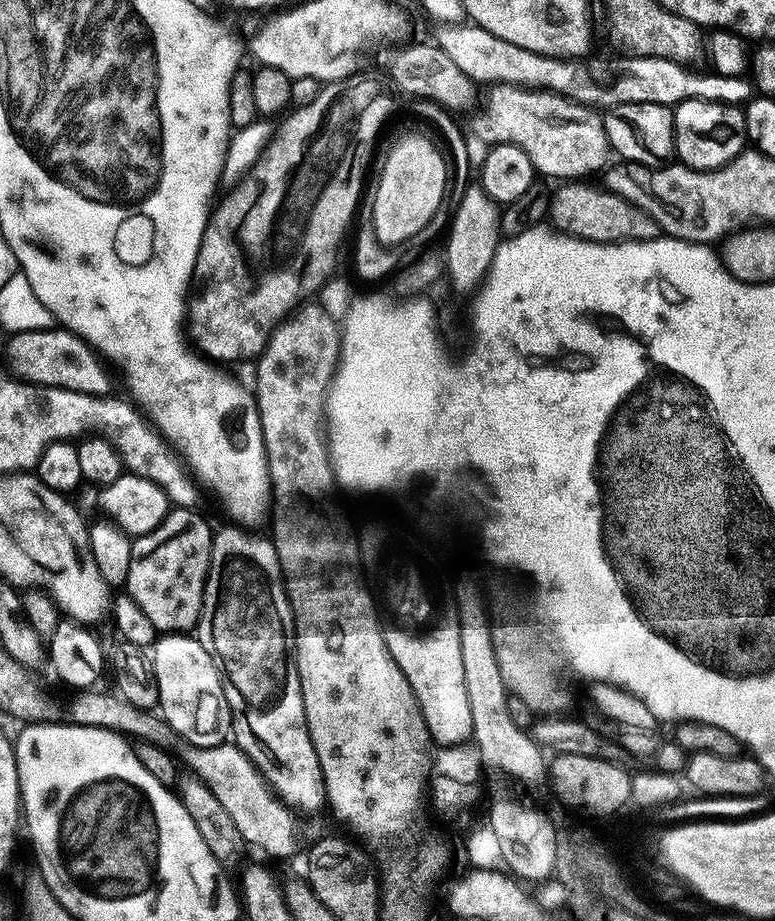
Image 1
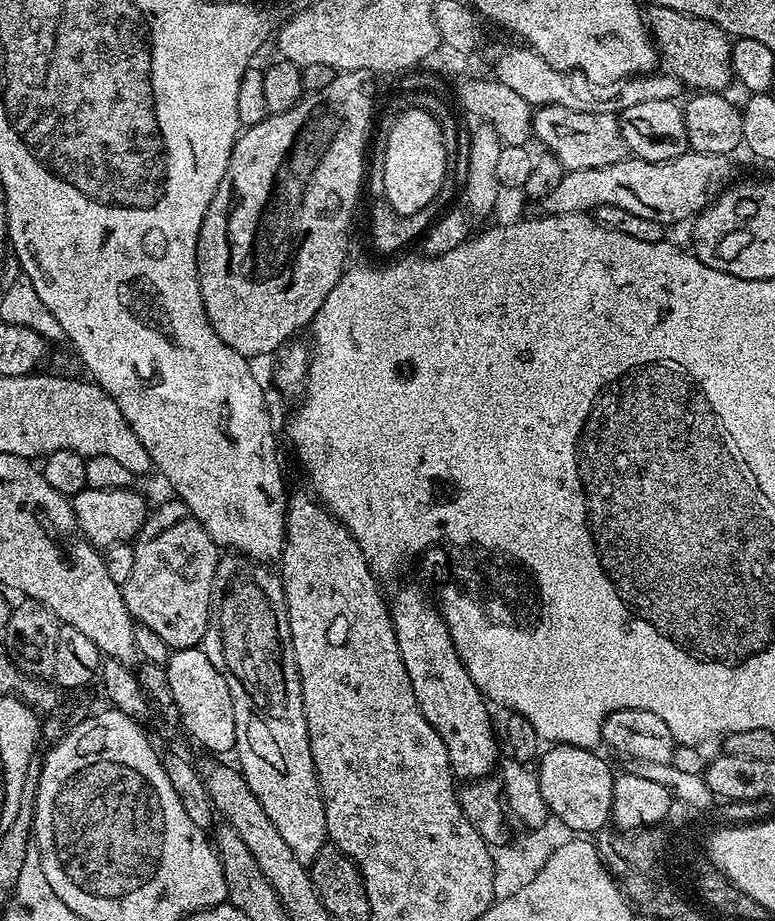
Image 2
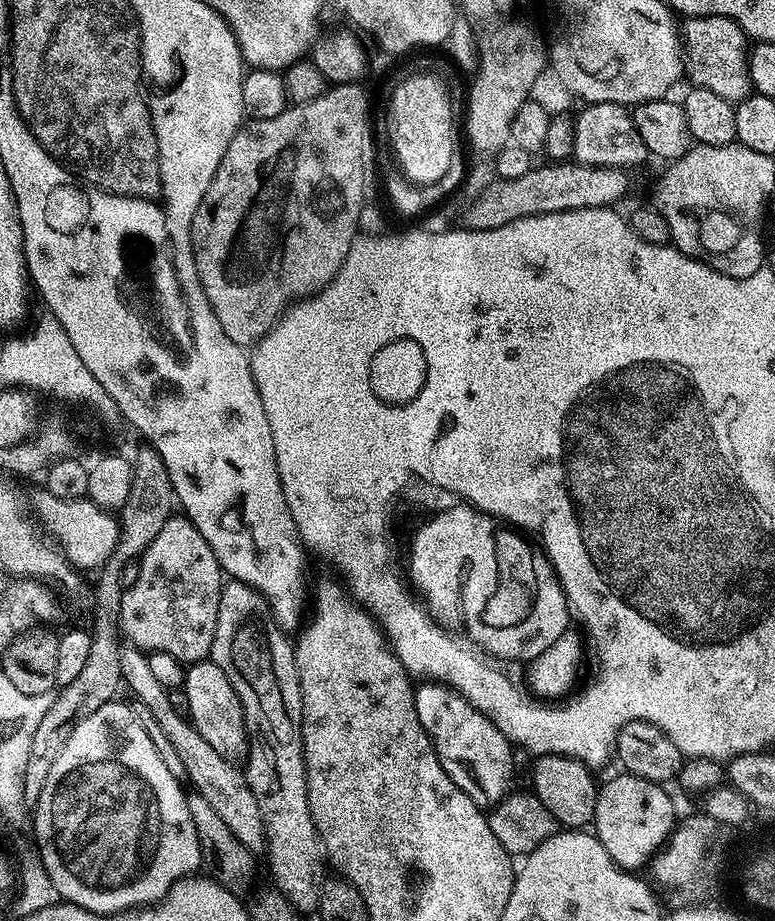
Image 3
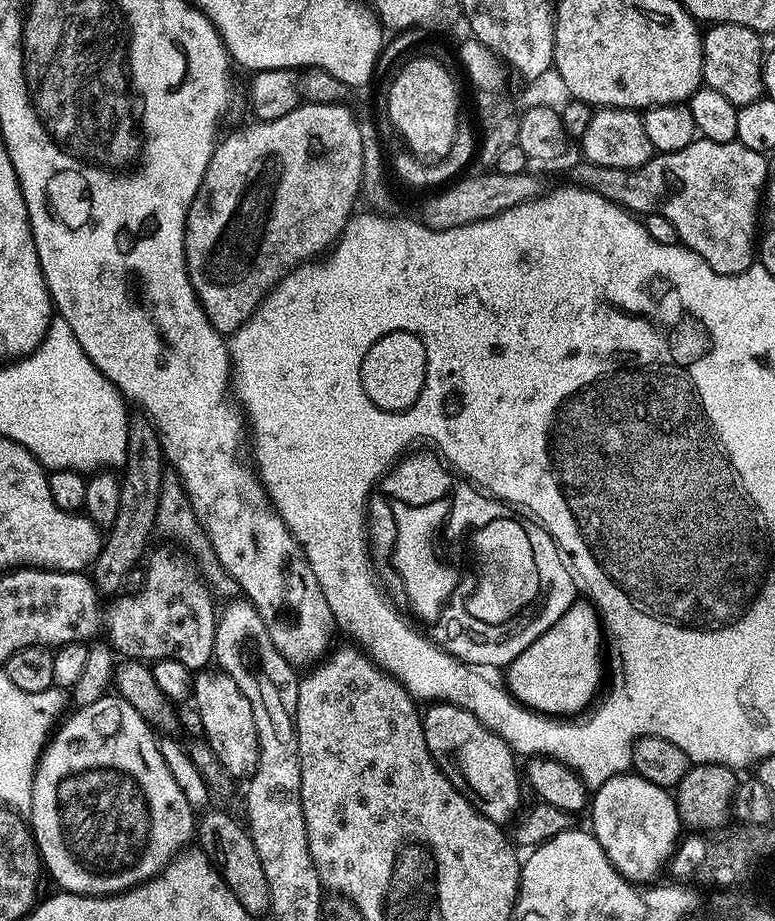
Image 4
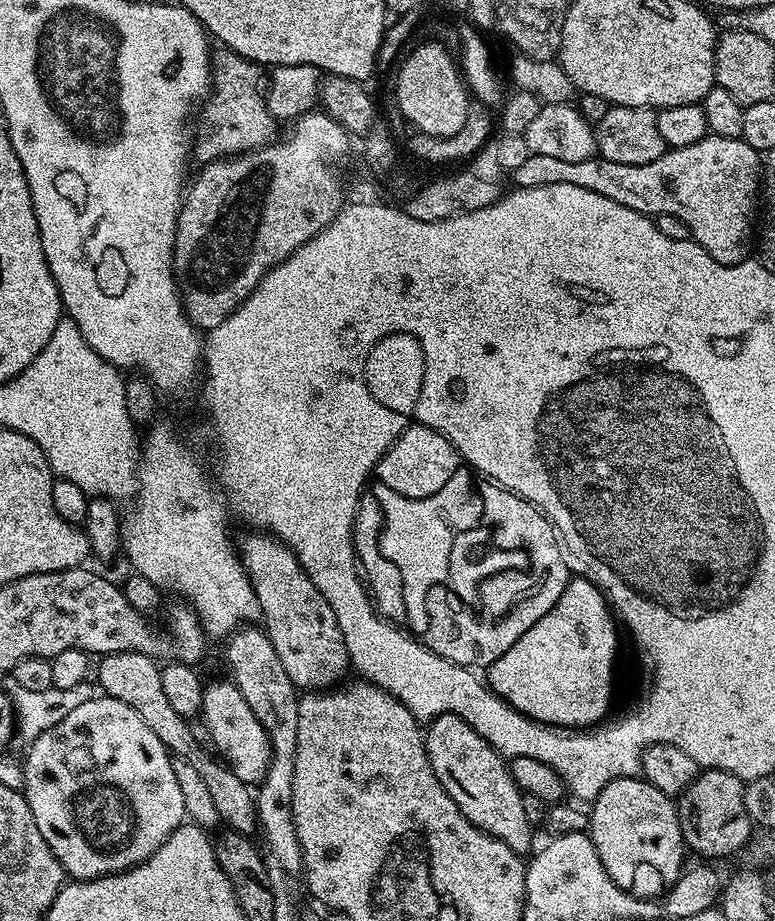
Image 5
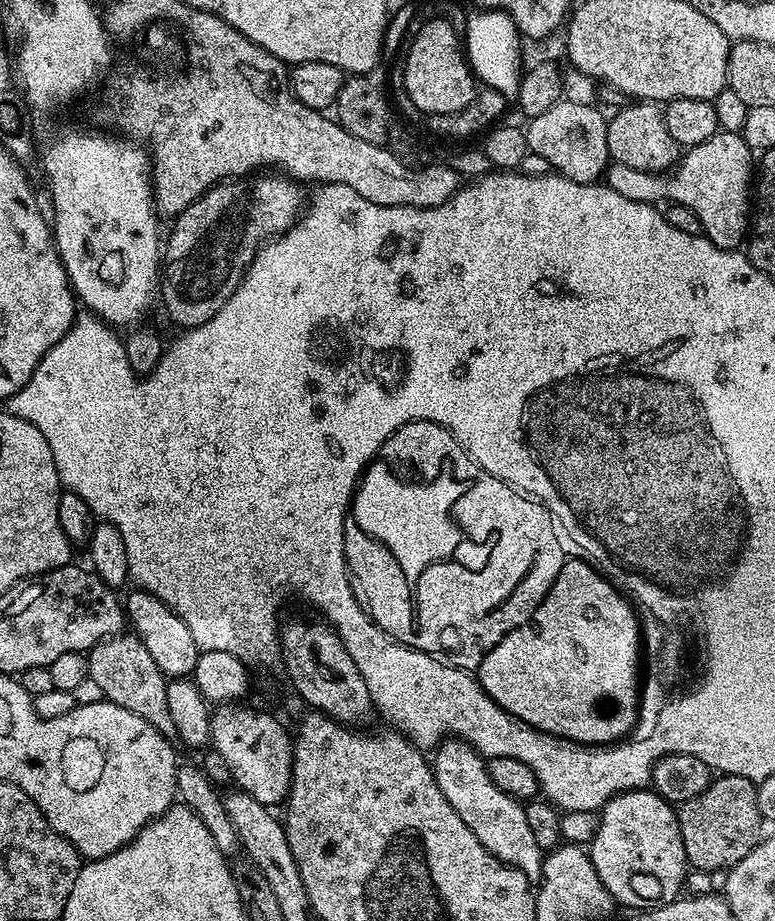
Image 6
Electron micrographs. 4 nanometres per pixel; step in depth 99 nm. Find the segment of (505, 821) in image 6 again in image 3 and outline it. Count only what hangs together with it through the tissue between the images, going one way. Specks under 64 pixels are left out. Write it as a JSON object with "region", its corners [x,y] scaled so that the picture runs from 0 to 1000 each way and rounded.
{"region":[[[574,740],[547,742],[550,743],[543,747],[541,744],[535,748],[539,784],[545,784],[550,797],[557,802],[557,809],[563,811],[563,818],[570,827],[570,836],[581,840],[586,853],[595,856],[615,875],[626,879],[634,878],[636,873],[655,863],[658,852],[662,850],[659,830],[662,809],[650,800],[648,793],[643,793],[637,783],[627,780],[627,775],[617,772],[595,751],[590,751],[582,744]]]}

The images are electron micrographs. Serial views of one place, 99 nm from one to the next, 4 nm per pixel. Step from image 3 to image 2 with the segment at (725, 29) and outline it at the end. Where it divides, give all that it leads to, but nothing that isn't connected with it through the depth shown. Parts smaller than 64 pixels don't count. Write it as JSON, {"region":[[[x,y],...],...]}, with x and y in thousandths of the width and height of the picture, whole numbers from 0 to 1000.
{"region":[[[837,8],[834,13],[837,31],[850,64],[863,79],[877,88],[879,92],[906,100],[933,101],[939,90],[946,90],[945,49],[939,36],[921,24],[899,17],[886,17],[884,13],[863,9]]]}

